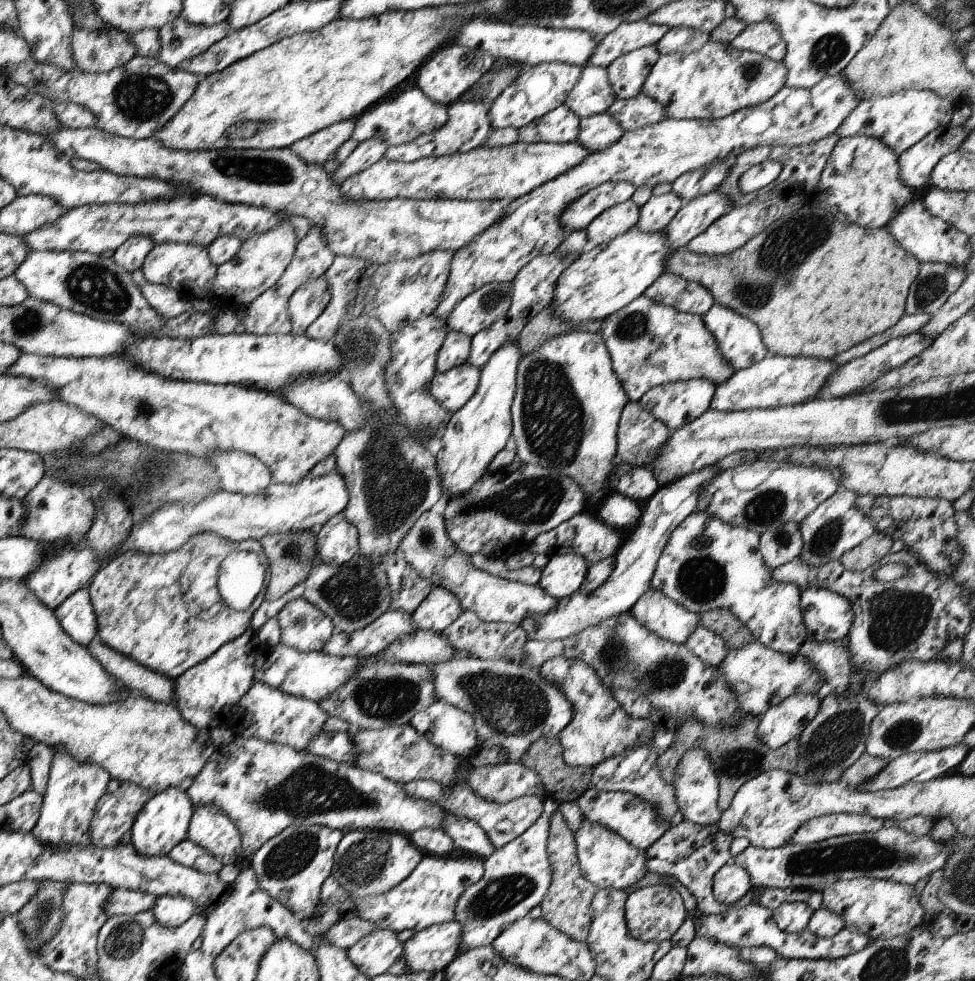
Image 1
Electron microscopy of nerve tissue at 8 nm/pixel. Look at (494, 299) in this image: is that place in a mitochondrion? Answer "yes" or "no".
yes

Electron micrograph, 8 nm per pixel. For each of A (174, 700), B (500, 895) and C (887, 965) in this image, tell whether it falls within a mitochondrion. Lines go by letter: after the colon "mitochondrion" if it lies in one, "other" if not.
A: other
B: mitochondrion
C: mitochondrion

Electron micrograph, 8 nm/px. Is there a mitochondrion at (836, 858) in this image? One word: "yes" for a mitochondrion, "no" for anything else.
yes

